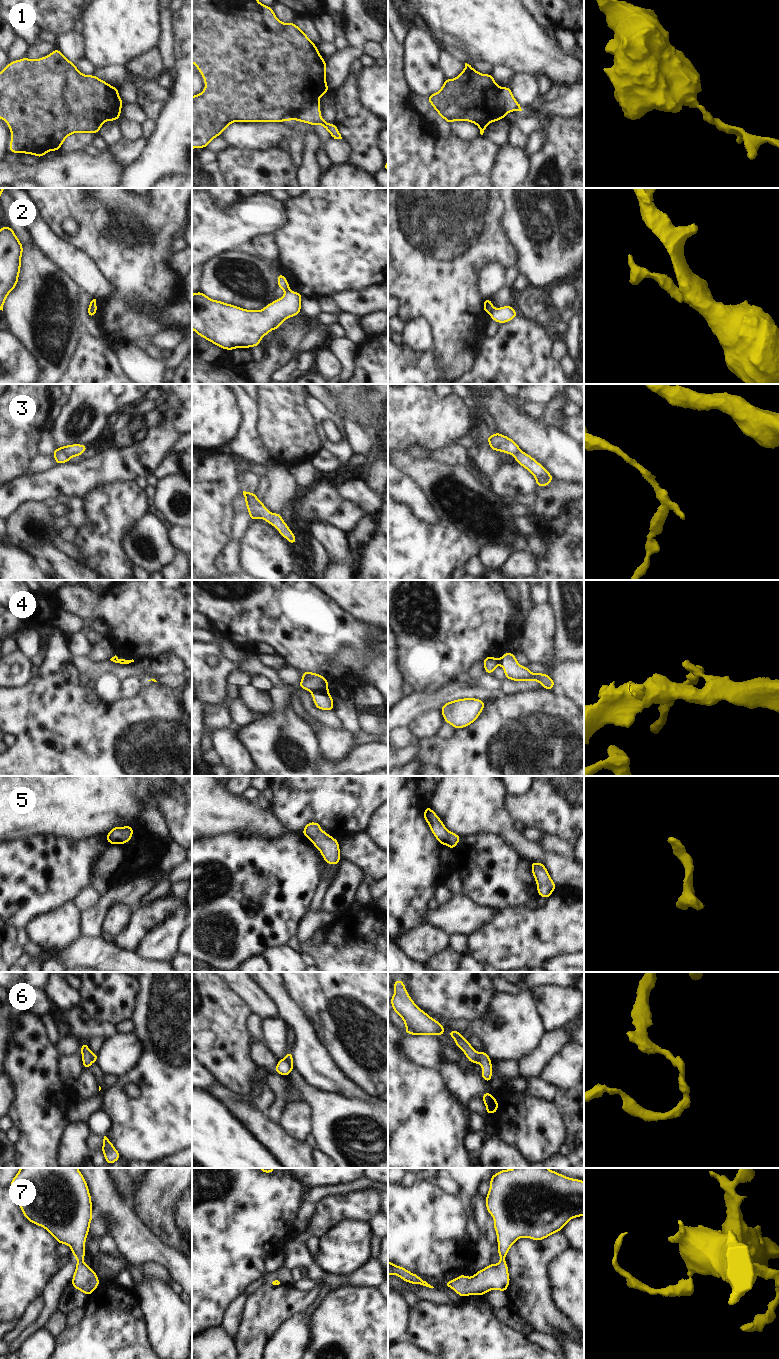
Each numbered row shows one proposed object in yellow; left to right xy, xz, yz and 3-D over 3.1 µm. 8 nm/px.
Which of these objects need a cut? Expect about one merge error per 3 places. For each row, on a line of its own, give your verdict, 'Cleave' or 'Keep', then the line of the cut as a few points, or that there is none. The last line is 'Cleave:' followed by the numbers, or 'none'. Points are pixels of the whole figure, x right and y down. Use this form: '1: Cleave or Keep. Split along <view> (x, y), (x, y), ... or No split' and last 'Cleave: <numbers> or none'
1: Cleave. Split along xy (114, 87), (114, 92), (109, 94), (106, 100), (120, 108)
2: Cleave. Split along yz (493, 308), (489, 314)
3: Cleave. Split along xy (55, 449), (64, 453), (69, 458)
4: Cleave. Split along xz (327, 690), (315, 690), (312, 693)
5: Keep. No split
6: Cleave. Split along xz (283, 1058), (292, 1068)
7: Keep. No split
Cleave: 1, 2, 3, 4, 6.

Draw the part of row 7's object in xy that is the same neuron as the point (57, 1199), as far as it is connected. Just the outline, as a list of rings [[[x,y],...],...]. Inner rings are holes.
[[[20,1168],[9,1186],[22,1214],[32,1224],[46,1229],[59,1244],[68,1245],[77,1258],[71,1285],[87,1296],[100,1285],[95,1270],[84,1261],[85,1243],[90,1231],[92,1199],[88,1184],[78,1168]]]

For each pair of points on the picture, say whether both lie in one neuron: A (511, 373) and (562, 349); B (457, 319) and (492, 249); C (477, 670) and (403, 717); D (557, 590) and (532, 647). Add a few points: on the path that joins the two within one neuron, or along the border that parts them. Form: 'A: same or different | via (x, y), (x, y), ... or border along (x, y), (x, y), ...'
A: different | border along (553, 342), (552, 356), (559, 362)
B: same | via (457, 300), (457, 276), (473, 260)
C: different | border along (484, 673), (478, 678), (472, 679)
D: different | border along (547, 603), (553, 613), (554, 630)

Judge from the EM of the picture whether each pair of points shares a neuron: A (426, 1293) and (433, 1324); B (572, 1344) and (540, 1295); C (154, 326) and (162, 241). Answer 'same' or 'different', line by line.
A: different
B: different
C: same

